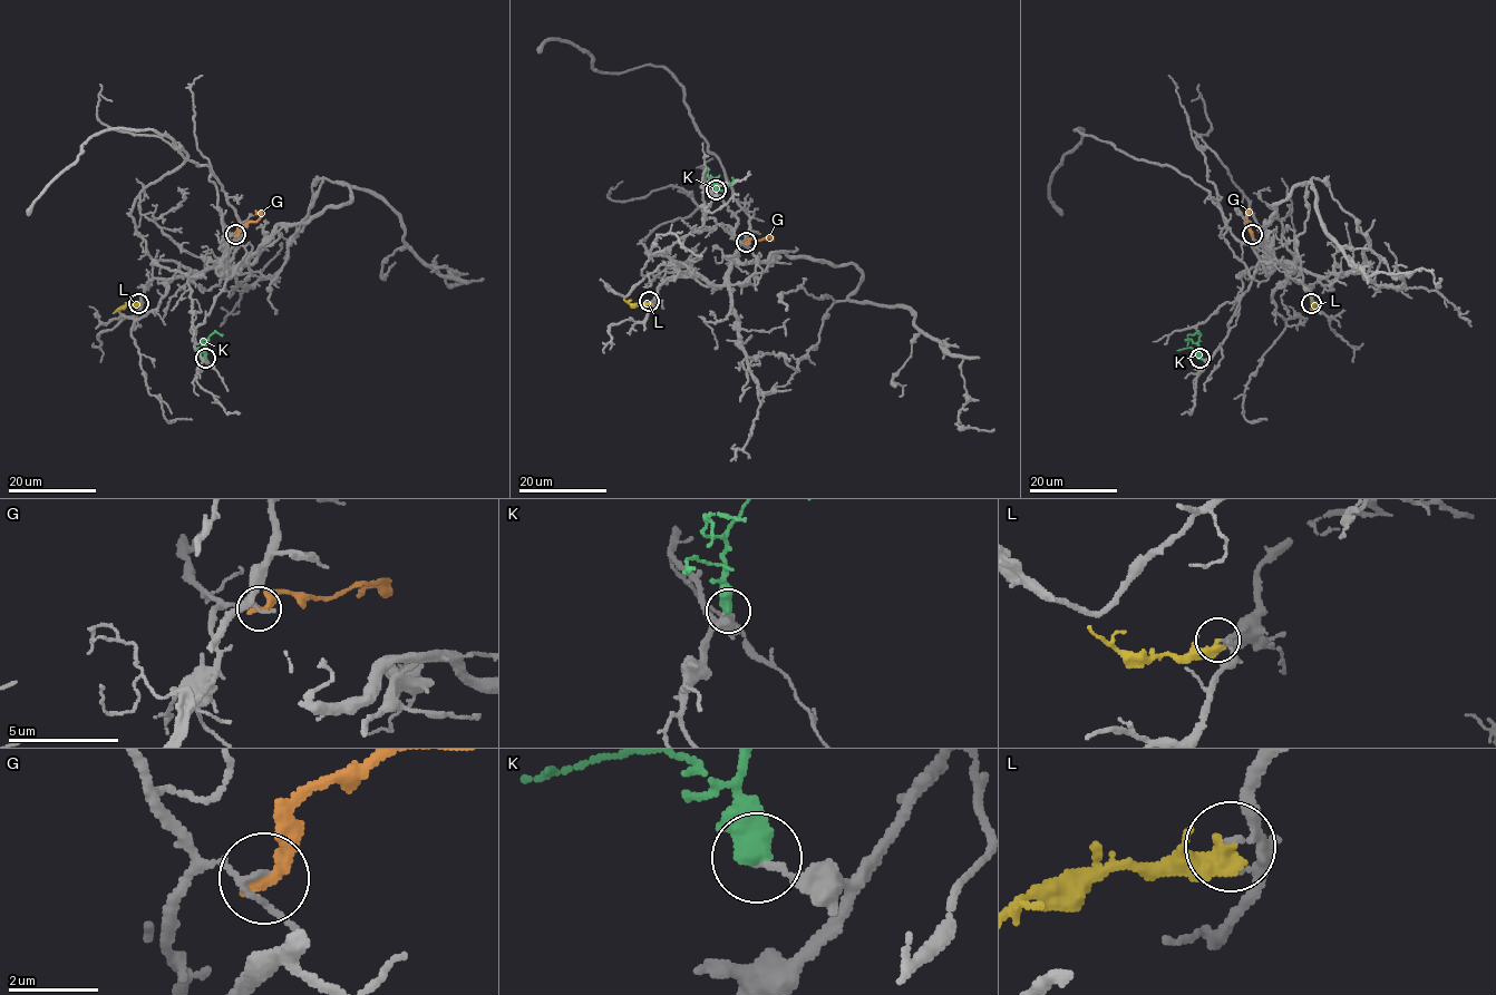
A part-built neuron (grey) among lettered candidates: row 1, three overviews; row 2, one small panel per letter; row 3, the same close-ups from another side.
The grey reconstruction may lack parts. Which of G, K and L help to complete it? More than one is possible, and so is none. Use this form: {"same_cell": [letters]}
{"same_cell": []}

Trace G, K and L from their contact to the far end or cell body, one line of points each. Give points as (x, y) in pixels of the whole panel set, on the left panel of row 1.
G: (235, 234), (241, 225), (256, 221), (260, 215), (255, 214)
K: (205, 358), (205, 341), (216, 331), (221, 335)
L: (138, 302), (120, 305), (113, 312)

